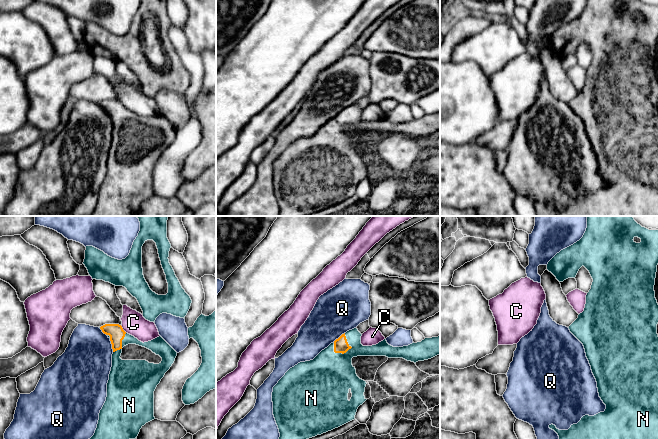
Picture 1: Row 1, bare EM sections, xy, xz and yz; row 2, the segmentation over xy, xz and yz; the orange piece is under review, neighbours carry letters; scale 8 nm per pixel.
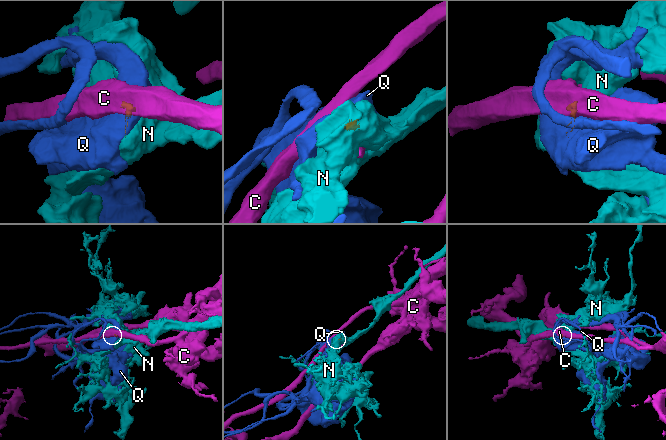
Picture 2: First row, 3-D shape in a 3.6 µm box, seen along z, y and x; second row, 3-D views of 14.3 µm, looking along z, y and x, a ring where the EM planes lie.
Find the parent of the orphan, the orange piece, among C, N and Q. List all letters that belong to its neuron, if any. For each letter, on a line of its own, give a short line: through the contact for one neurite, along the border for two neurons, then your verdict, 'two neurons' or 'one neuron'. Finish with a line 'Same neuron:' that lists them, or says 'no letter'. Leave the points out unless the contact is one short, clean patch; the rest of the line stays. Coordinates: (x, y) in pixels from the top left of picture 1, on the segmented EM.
C: xy (120, 325), (126, 332) | two neurons
N: one neuron
Q: two neurons
Same neuron: N

